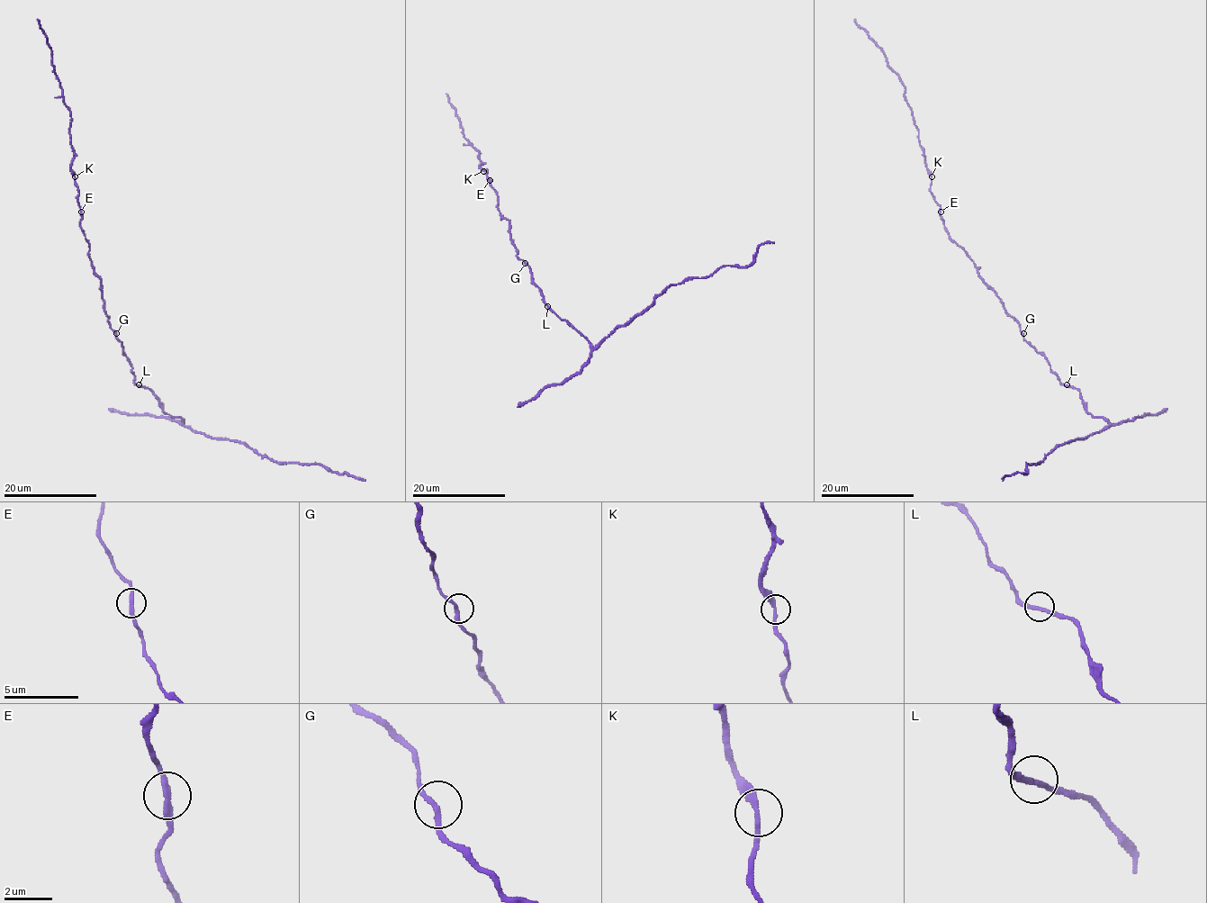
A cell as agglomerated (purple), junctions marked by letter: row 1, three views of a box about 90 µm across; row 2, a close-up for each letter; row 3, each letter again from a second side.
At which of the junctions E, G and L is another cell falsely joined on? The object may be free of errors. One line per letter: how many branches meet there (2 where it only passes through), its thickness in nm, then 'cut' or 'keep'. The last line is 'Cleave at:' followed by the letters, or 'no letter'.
E: 2 branches meet; 200 nm thick; keep
G: 2 branches meet; 240 nm thick; keep
L: 2 branches meet; 200 nm thick; keep
Cleave at: no letter

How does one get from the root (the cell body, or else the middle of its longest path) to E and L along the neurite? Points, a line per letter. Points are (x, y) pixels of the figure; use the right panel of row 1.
E: (1022, 333), (1001, 300), (979, 275), (969, 257), (950, 238), (941, 212)
L: (1022, 333), (1023, 338), (1044, 356), (1058, 379), (1067, 384)

